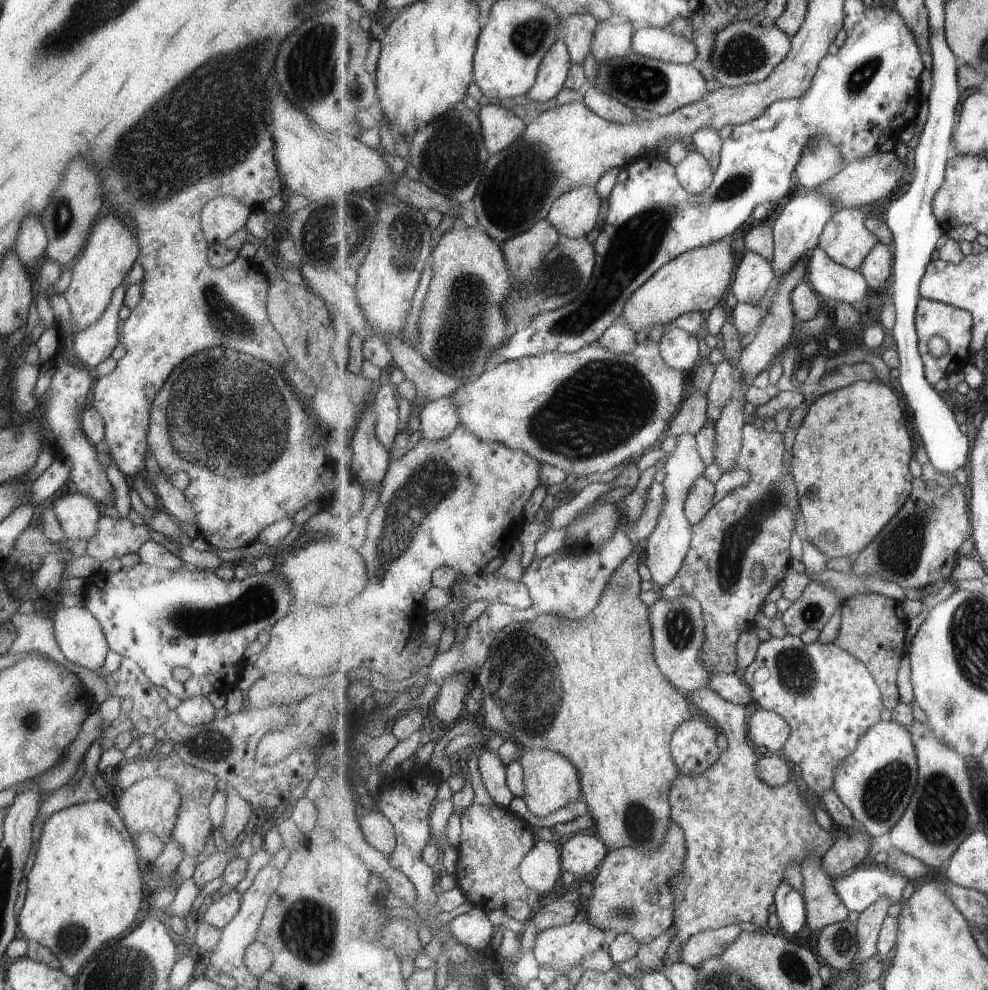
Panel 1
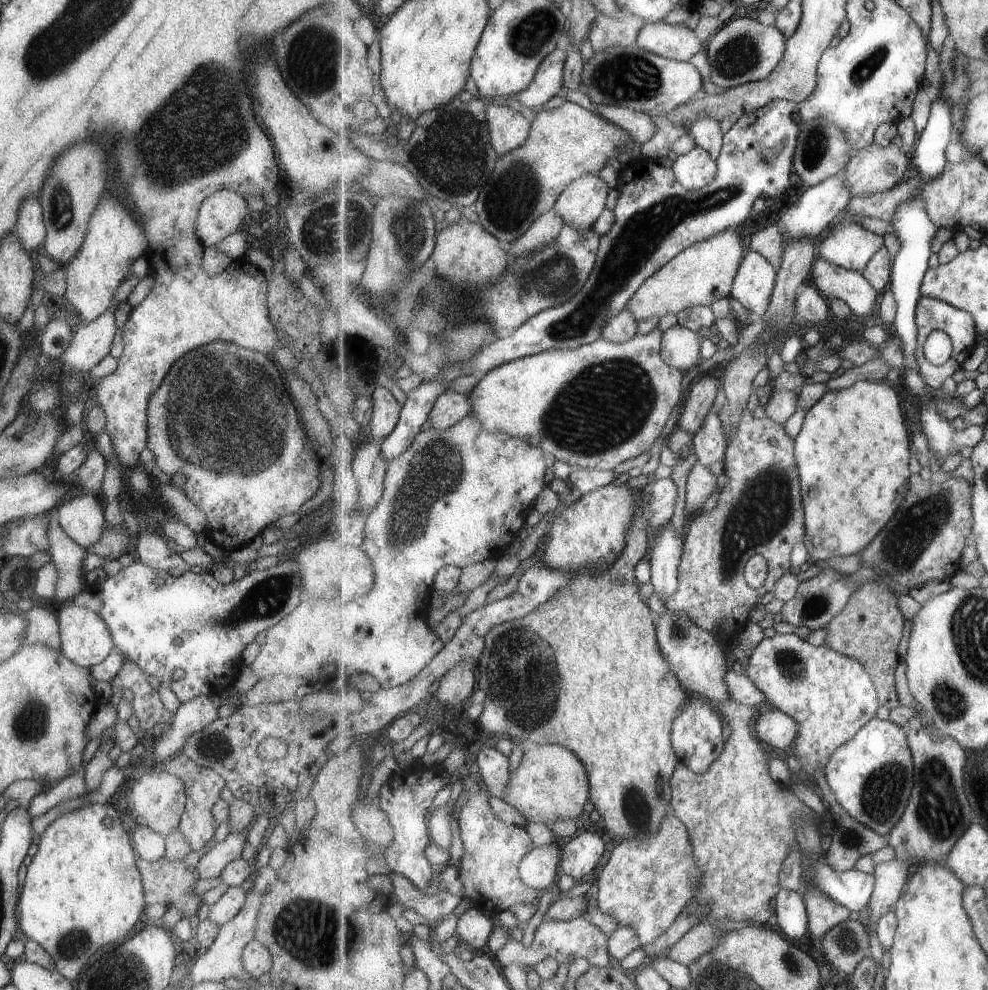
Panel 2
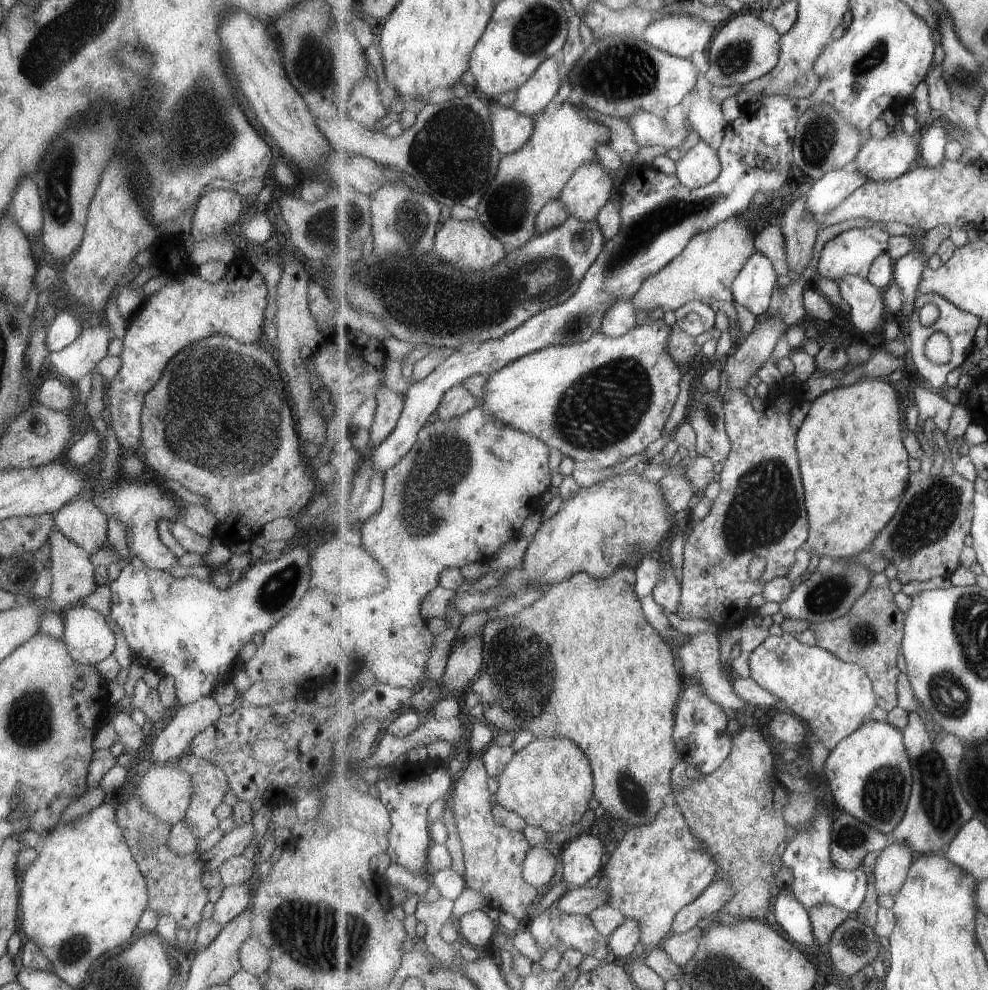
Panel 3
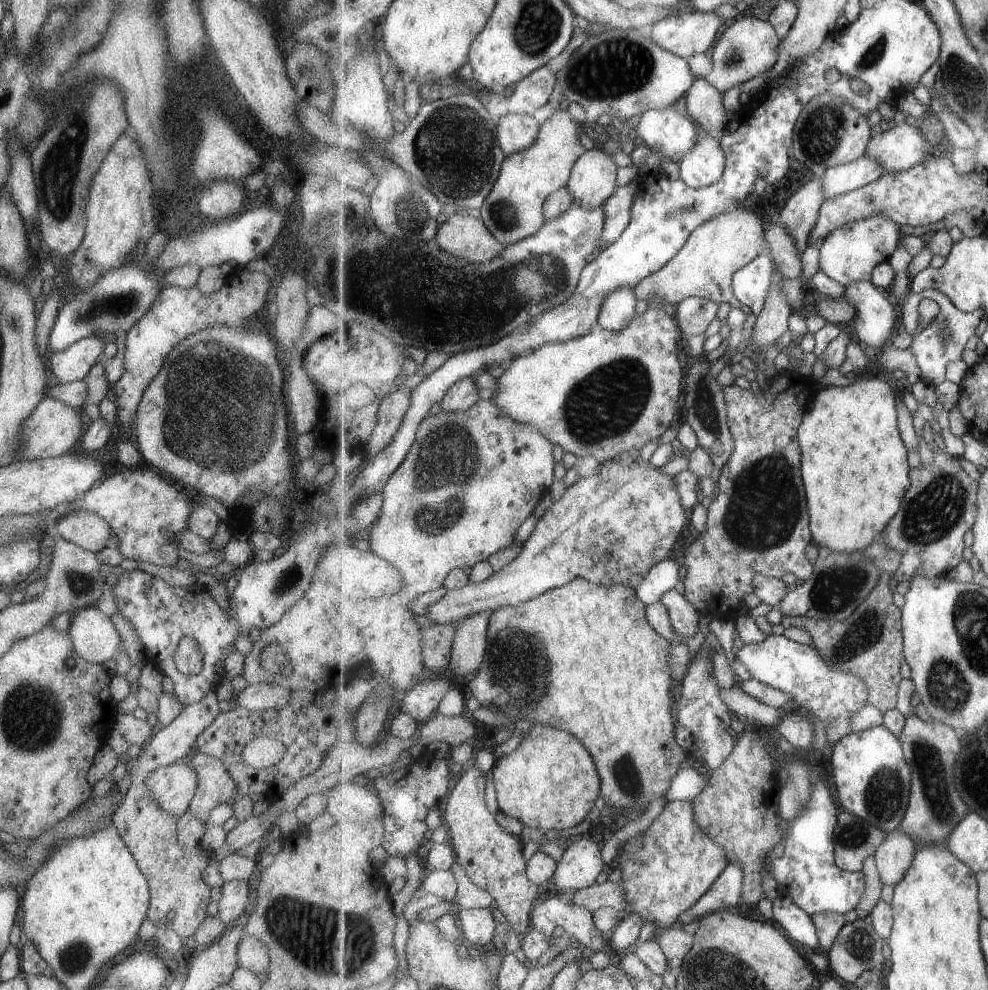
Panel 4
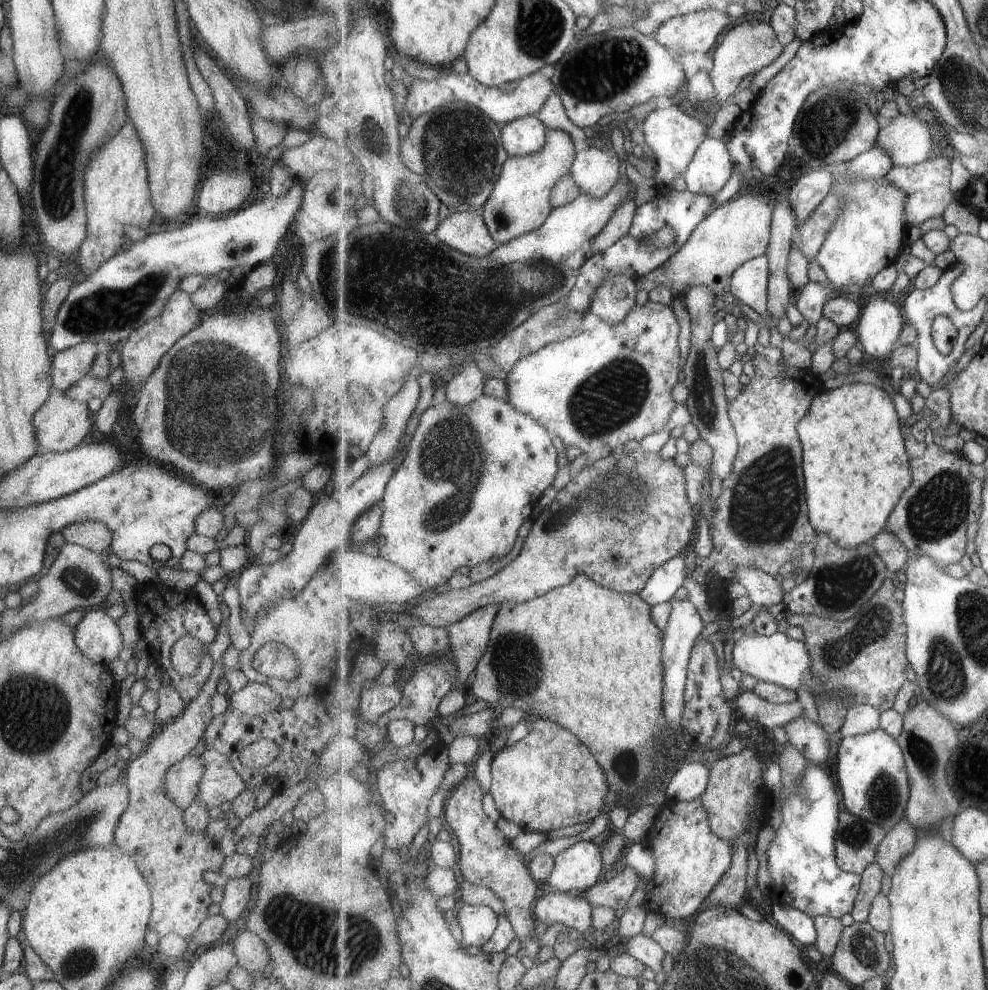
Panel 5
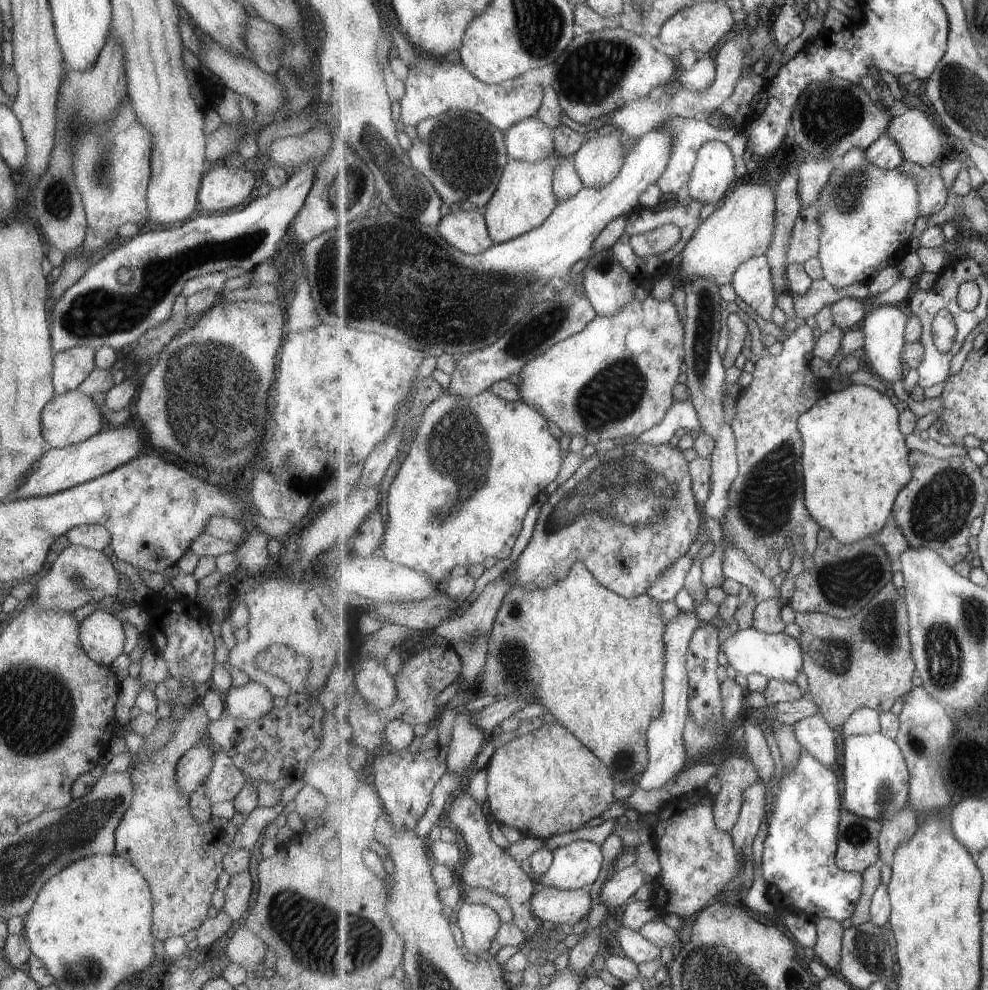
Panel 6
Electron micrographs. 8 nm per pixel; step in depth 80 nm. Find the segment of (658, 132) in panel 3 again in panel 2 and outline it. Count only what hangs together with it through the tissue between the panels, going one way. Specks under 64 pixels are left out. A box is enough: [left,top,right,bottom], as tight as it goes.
[596,104,657,146]

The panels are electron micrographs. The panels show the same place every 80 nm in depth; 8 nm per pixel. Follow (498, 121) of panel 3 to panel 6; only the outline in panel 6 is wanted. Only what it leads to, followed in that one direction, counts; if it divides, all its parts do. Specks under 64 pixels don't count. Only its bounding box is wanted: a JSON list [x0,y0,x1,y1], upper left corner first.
[506,116,554,163]

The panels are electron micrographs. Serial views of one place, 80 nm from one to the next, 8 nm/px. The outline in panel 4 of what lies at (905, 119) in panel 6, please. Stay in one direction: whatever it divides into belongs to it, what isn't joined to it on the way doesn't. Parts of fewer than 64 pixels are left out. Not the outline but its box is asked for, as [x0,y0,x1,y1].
[865,122,928,173]

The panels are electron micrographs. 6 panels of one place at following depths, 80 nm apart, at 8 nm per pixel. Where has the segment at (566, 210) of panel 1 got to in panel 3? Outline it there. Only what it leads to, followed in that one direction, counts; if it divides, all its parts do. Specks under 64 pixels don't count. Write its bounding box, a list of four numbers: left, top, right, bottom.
[560,161,613,221]

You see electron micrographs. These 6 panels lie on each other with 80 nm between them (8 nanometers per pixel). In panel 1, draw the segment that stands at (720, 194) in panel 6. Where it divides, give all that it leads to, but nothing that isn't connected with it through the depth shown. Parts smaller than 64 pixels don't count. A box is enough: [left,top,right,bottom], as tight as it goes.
[676,149,715,195]

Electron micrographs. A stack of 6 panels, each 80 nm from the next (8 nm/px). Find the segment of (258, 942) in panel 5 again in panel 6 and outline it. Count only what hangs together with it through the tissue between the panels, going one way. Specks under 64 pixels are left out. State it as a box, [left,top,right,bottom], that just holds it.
[224,923,267,970]

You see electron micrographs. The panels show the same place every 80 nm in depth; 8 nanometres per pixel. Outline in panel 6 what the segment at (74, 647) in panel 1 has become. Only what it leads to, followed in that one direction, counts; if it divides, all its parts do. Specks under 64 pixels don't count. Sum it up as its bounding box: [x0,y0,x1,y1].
[79,607,122,666]

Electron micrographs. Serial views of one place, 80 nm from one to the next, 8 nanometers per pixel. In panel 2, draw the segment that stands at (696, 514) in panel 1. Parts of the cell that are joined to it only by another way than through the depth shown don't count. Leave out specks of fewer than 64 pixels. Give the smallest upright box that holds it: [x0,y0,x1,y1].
[685,461,718,514]

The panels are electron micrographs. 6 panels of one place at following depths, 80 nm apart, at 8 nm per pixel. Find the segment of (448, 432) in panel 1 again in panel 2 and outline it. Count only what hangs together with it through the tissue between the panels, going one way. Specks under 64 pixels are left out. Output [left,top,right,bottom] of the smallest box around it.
[430,391,472,431]

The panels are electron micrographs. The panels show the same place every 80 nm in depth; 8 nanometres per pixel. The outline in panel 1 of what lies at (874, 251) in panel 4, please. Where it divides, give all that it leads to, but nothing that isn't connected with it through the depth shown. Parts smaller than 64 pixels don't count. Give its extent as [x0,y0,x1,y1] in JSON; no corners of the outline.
[819,208,879,270]

